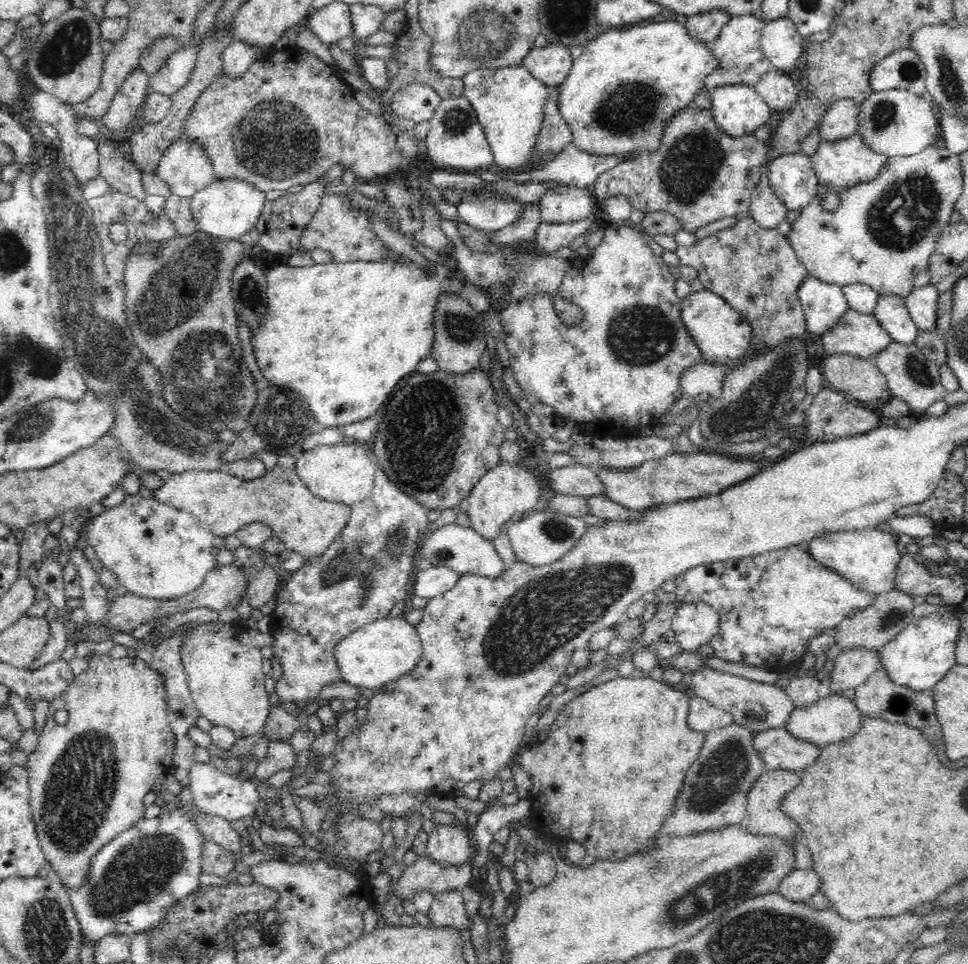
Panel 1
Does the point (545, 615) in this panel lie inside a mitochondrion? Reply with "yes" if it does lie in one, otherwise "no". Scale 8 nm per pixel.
yes

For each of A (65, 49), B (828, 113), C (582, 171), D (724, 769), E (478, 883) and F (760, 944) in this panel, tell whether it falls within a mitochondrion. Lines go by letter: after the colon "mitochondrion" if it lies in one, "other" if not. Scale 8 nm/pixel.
A: mitochondrion
B: other
C: other
D: mitochondrion
E: other
F: mitochondrion

